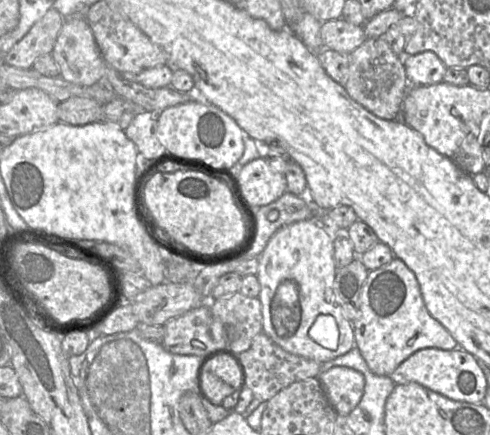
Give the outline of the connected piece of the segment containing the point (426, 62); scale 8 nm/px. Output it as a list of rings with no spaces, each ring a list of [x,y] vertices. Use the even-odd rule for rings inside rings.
[[[425,51],[404,58],[408,82],[412,86],[433,85],[444,81],[447,67],[431,51]]]

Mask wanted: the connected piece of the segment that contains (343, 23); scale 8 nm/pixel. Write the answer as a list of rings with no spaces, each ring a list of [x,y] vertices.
[[[342,18],[323,22],[320,34],[325,48],[341,54],[350,54],[367,40],[363,26]]]

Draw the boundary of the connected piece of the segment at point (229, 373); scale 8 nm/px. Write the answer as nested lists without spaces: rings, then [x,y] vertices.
[[[228,354],[216,355],[203,363],[199,372],[200,394],[213,404],[222,401],[241,385],[241,371]]]

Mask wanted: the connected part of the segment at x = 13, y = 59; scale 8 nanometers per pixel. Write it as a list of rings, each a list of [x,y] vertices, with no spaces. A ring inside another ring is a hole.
[[[49,9],[29,32],[3,57],[3,63],[29,69],[35,60],[51,54],[64,23],[64,18],[55,9]]]

